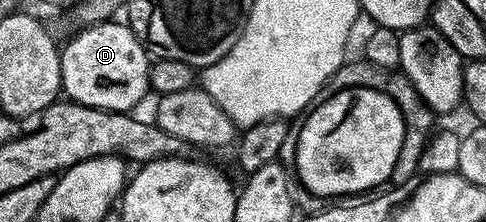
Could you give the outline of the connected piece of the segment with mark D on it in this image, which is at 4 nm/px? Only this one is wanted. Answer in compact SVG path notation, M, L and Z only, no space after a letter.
M110 19L90 24L60 50L61 87L64 96L87 107L110 109L116 113L136 110L149 88L150 54L145 42L133 34L128 24Z

